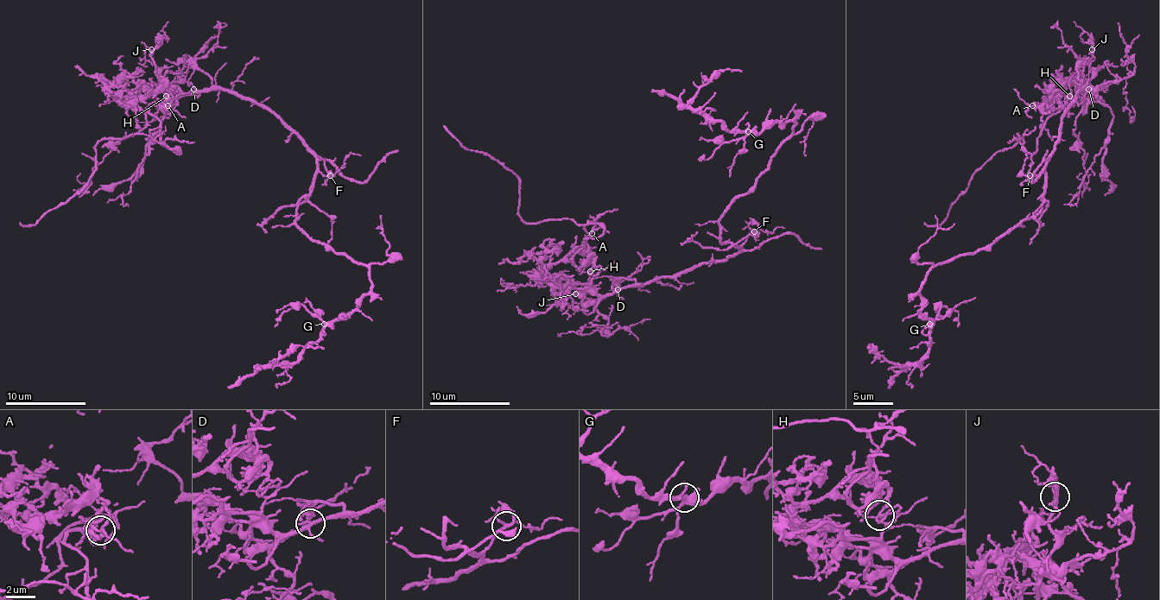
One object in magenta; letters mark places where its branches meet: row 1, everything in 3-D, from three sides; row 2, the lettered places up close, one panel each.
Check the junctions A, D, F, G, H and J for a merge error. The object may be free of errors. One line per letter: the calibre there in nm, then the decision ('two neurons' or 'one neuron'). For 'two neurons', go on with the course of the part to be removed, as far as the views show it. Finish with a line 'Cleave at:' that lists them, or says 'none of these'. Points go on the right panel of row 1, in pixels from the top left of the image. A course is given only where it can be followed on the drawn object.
A: 160 nm | one neuron
D: 190 nm | one neuron
F: 170 nm | one neuron
G: 320 nm | one neuron
H: 160 nm | two neurons | (1070, 95), (1052, 95), (1064, 105), (1036, 149), (1028, 154), (1017, 134), (940, 224), (923, 222)
J: 170 nm | one neuron
Cleave at: H

